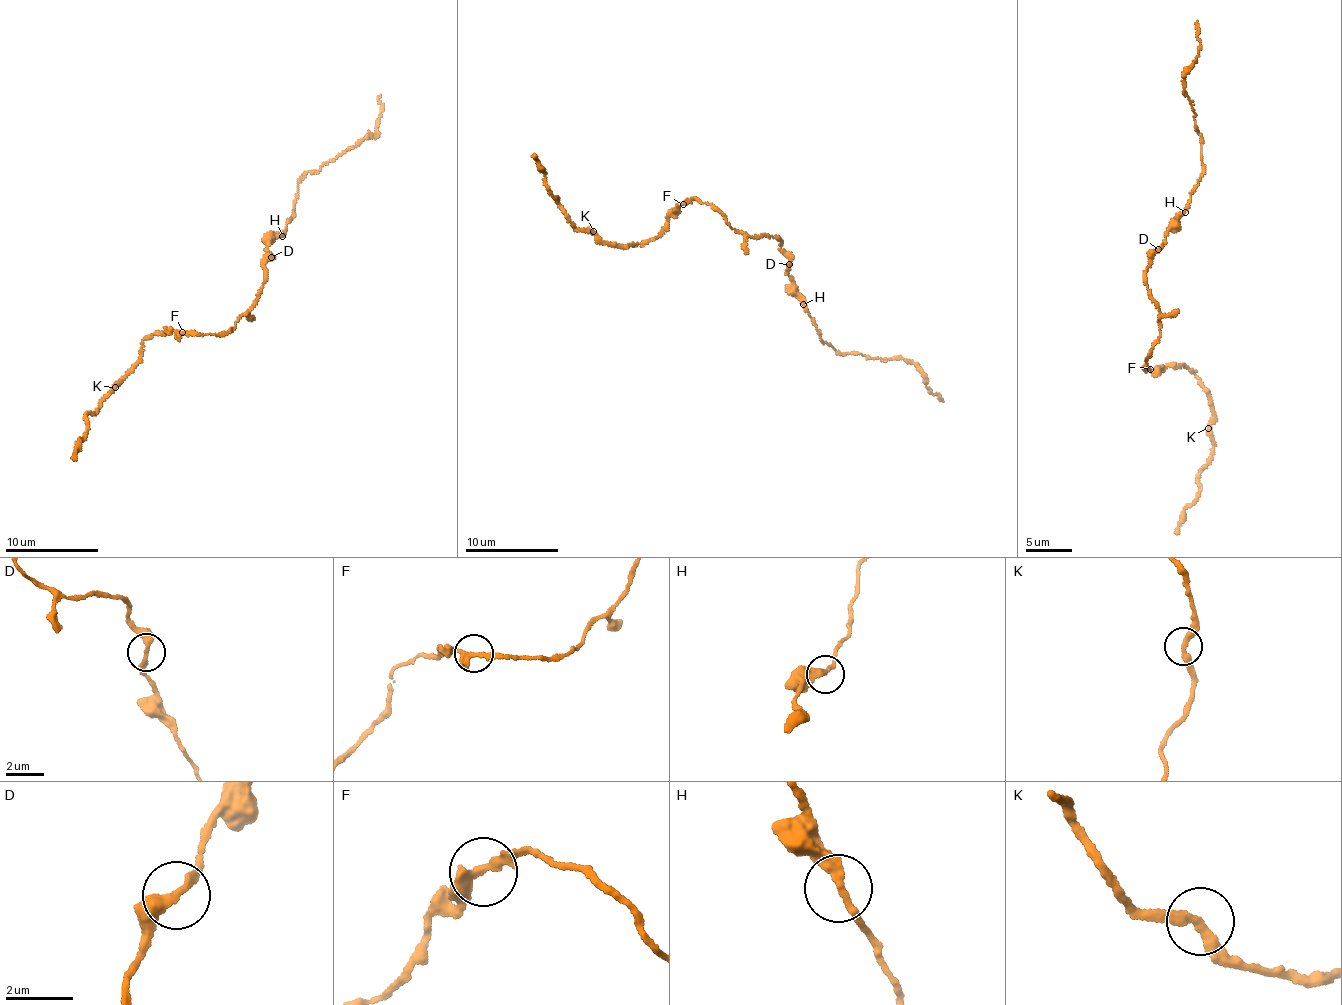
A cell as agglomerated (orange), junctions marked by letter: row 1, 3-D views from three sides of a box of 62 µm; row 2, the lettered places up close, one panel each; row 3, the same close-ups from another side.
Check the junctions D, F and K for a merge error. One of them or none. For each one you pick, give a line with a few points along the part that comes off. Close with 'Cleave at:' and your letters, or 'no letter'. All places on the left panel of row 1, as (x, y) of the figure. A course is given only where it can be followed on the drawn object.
Cleave at: no letter

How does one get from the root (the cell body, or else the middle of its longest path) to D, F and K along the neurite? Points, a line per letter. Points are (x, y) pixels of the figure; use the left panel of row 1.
D: (254, 303), (264, 280), (263, 264), (272, 257)
F: (254, 303), (235, 327), (225, 333), (182, 332)
K: (254, 303), (225, 333), (167, 330), (146, 336), (139, 361), (115, 387)

